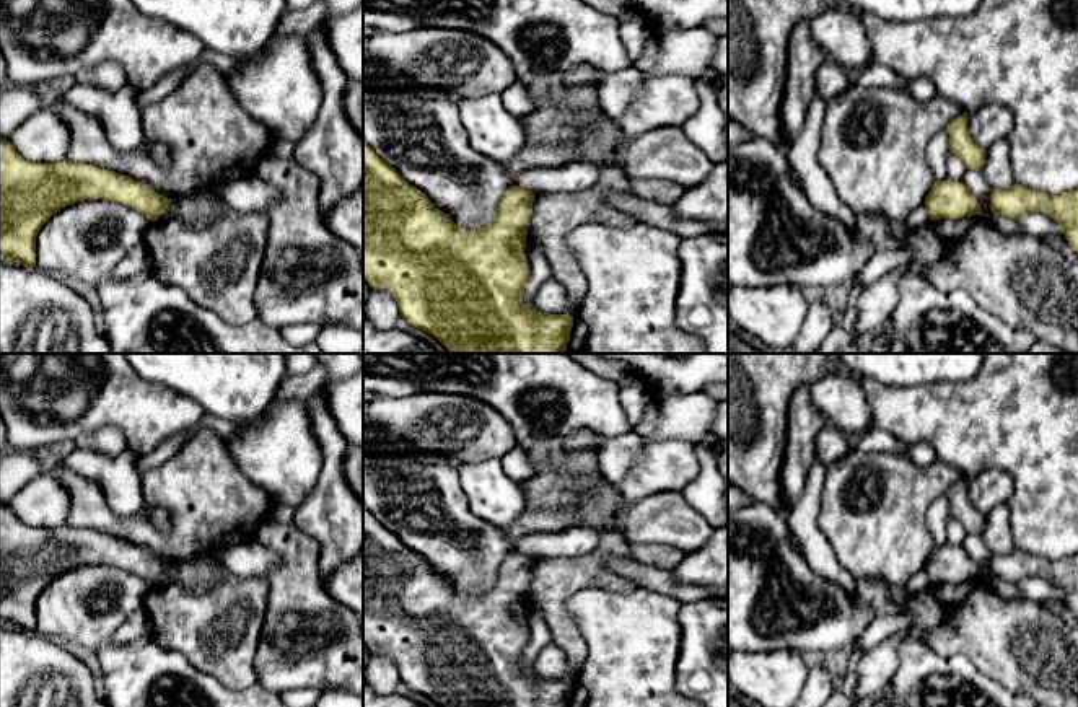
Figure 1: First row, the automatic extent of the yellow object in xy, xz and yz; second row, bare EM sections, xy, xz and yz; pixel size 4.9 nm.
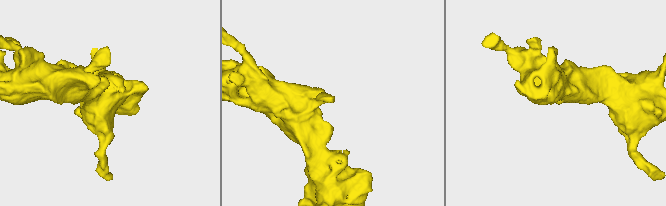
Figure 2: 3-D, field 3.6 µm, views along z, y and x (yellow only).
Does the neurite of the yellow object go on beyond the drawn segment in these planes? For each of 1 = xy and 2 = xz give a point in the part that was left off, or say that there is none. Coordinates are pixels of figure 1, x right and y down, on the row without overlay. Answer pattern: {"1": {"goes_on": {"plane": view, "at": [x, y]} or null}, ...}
{"1": {"goes_on": null}, "2": {"goes_on": null}}

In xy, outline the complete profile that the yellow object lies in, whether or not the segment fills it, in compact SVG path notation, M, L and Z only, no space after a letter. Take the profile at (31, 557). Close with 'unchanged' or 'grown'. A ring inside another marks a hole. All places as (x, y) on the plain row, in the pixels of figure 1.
M0 502L0 624L36 632L41 591L64 572L91 564L129 570L151 586L173 567L130 541L93 529L28 526Z; unchanged

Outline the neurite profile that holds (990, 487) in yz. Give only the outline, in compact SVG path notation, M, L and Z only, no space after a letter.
M985 469L967 479L969 500L982 513L990 513L997 505L1010 500L1013 479L1000 469Z

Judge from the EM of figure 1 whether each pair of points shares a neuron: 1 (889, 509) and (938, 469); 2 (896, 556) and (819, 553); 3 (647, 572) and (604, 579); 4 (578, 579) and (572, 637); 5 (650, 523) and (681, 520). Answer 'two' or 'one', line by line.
1: one
2: two
3: two
4: one
5: one

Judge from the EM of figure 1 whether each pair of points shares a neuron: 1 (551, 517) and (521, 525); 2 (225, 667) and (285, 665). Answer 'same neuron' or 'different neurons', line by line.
1: same neuron
2: different neurons

